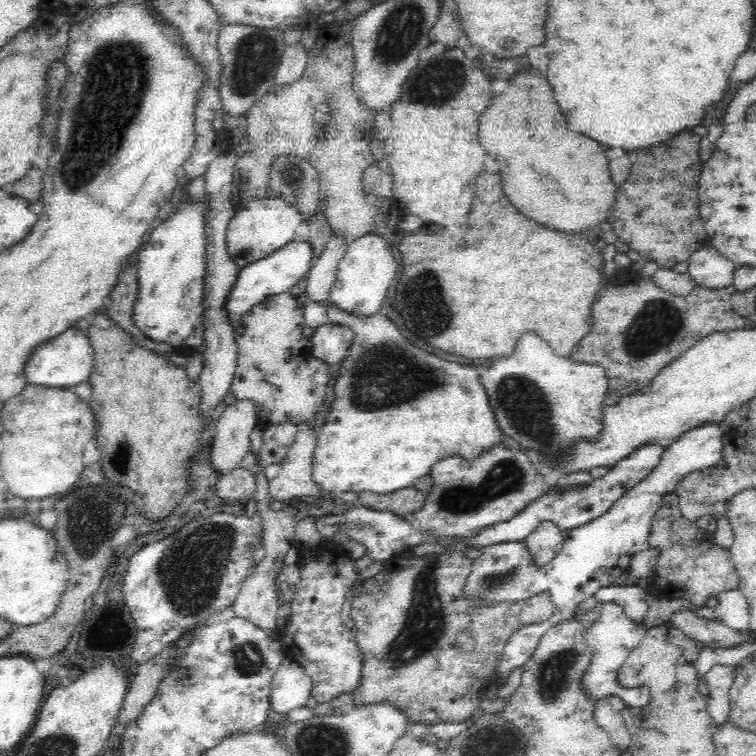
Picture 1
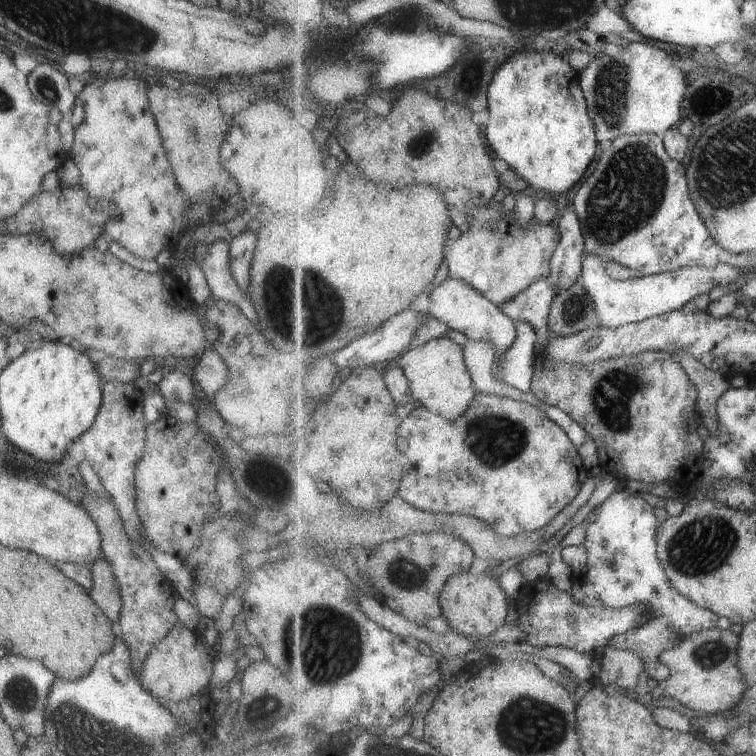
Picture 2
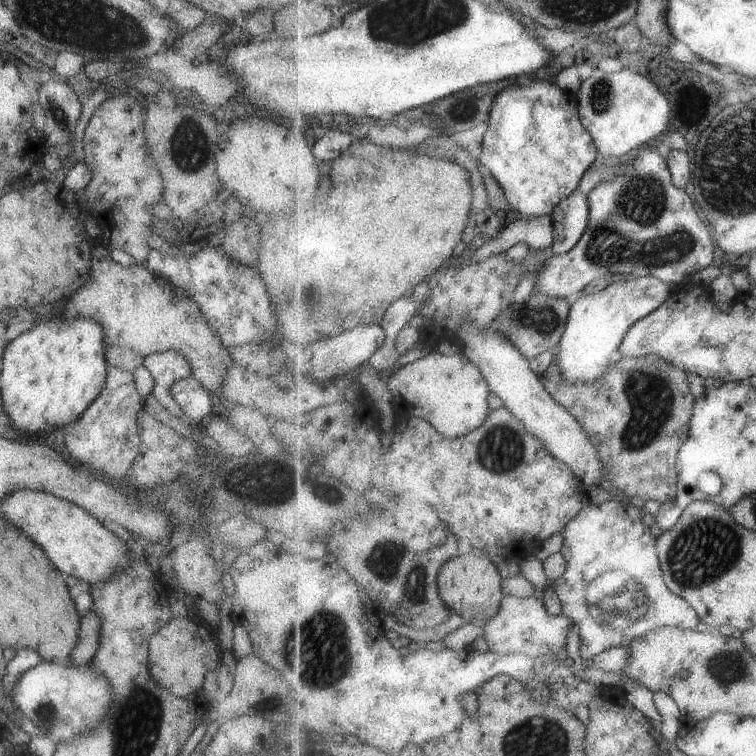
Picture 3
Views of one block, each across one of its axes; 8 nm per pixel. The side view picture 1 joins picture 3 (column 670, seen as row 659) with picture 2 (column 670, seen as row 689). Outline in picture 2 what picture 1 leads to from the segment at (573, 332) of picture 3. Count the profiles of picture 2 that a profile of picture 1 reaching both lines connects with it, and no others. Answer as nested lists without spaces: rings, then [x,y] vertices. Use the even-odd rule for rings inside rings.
[[[596,255],[585,256],[582,263],[583,271],[578,281],[578,284],[583,286],[586,294],[592,299],[601,327],[621,327],[683,309],[685,304],[693,300],[695,296],[704,292],[709,294],[715,284],[728,285],[740,273],[748,270],[747,268],[722,263],[711,269],[688,267],[653,275],[636,275],[620,282],[609,278],[607,272],[605,272],[605,267],[605,263]]]

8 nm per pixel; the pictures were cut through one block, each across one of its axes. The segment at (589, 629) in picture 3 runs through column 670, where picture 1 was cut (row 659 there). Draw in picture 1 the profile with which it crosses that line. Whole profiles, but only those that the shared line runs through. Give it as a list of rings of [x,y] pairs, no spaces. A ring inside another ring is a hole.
[[[613,602],[602,604],[600,616],[594,622],[585,622],[581,637],[590,653],[590,662],[580,677],[580,691],[588,698],[598,700],[608,695],[616,695],[631,708],[648,707],[651,697],[648,691],[641,687],[622,687],[618,682],[617,675],[629,654],[642,642],[649,630],[640,622],[634,622],[632,618],[624,613],[624,607]]]

